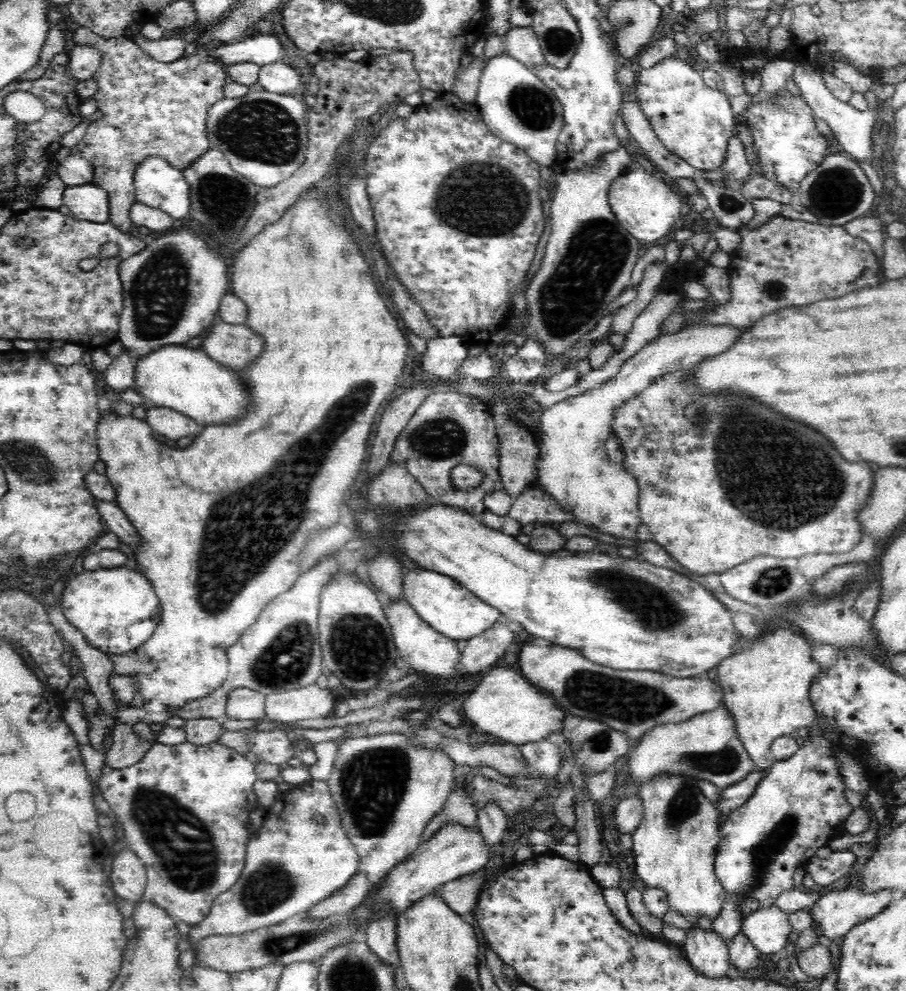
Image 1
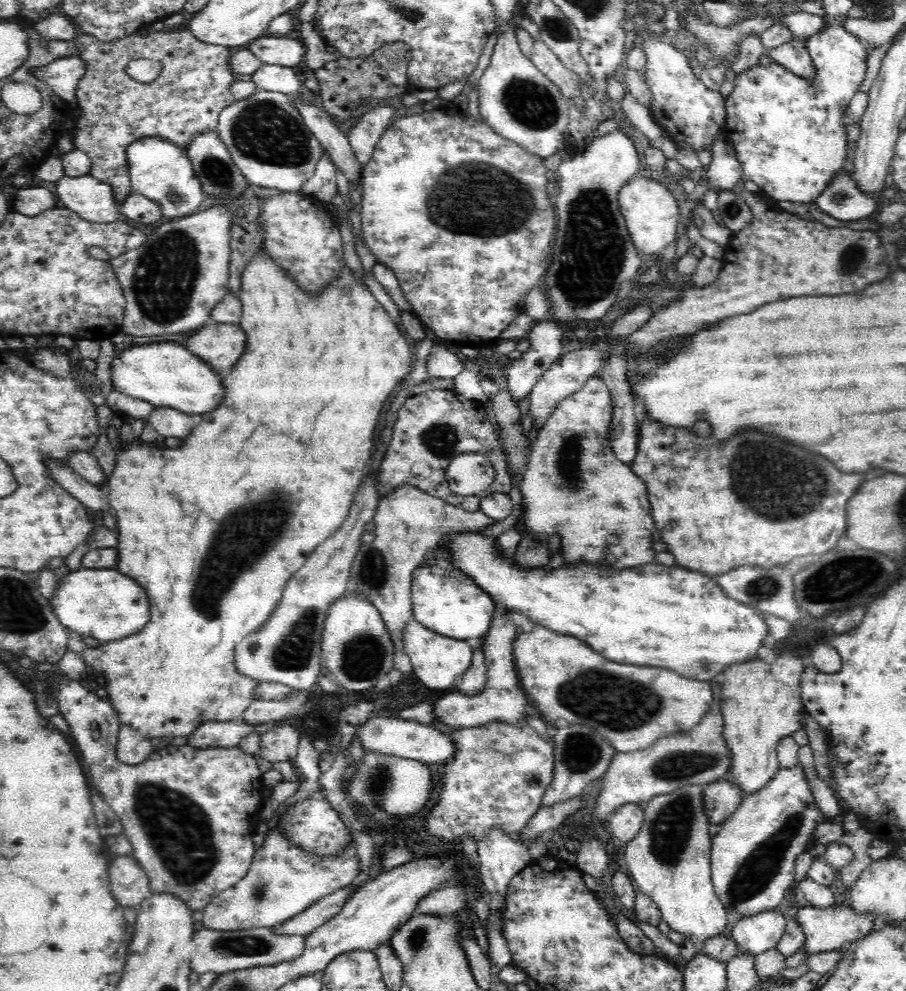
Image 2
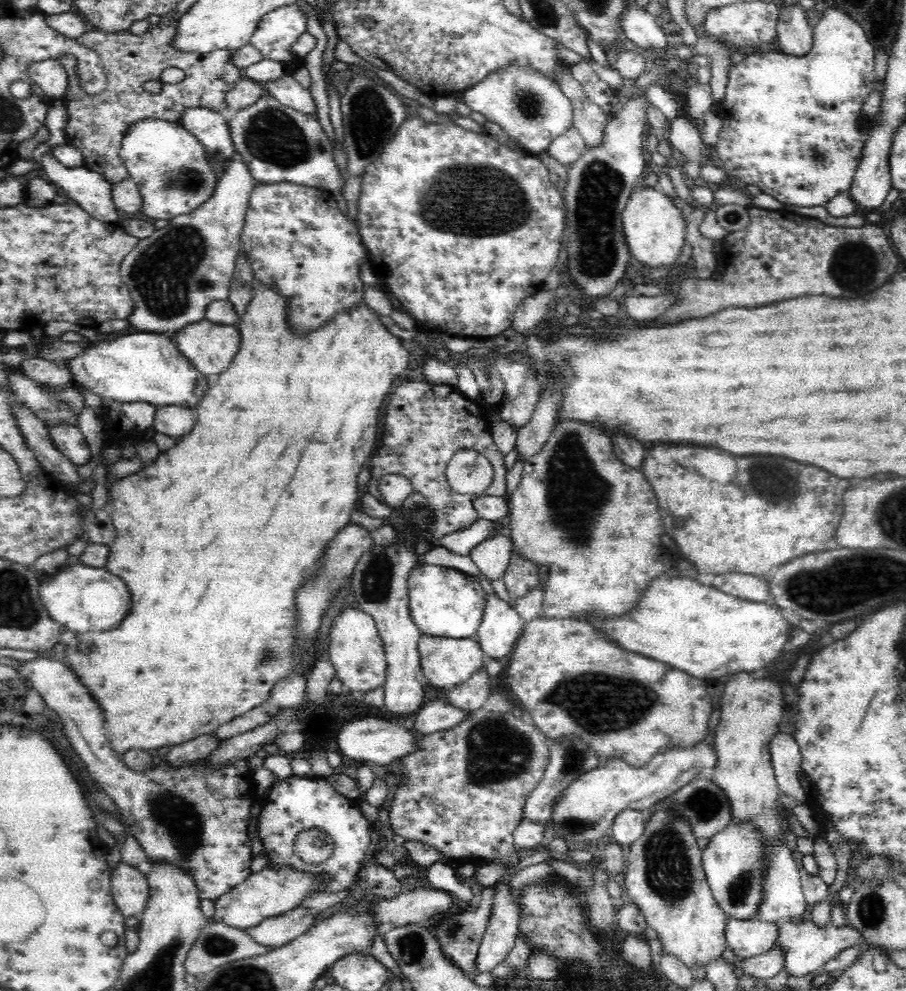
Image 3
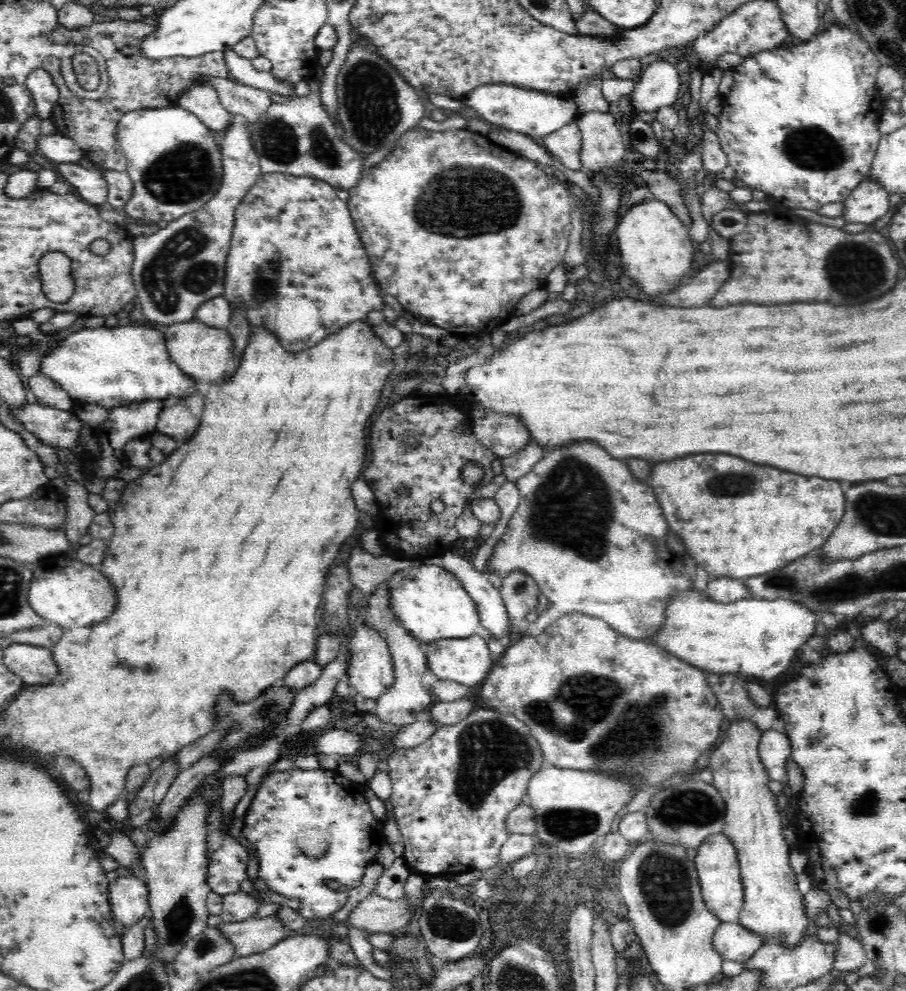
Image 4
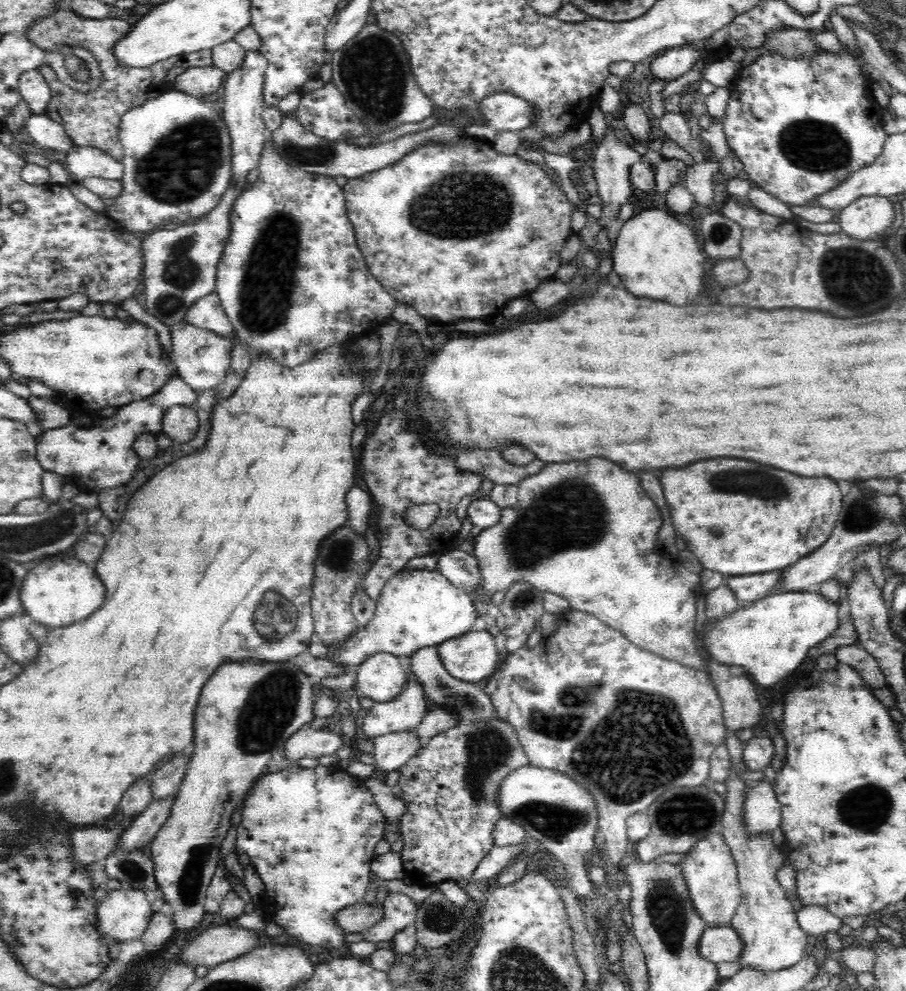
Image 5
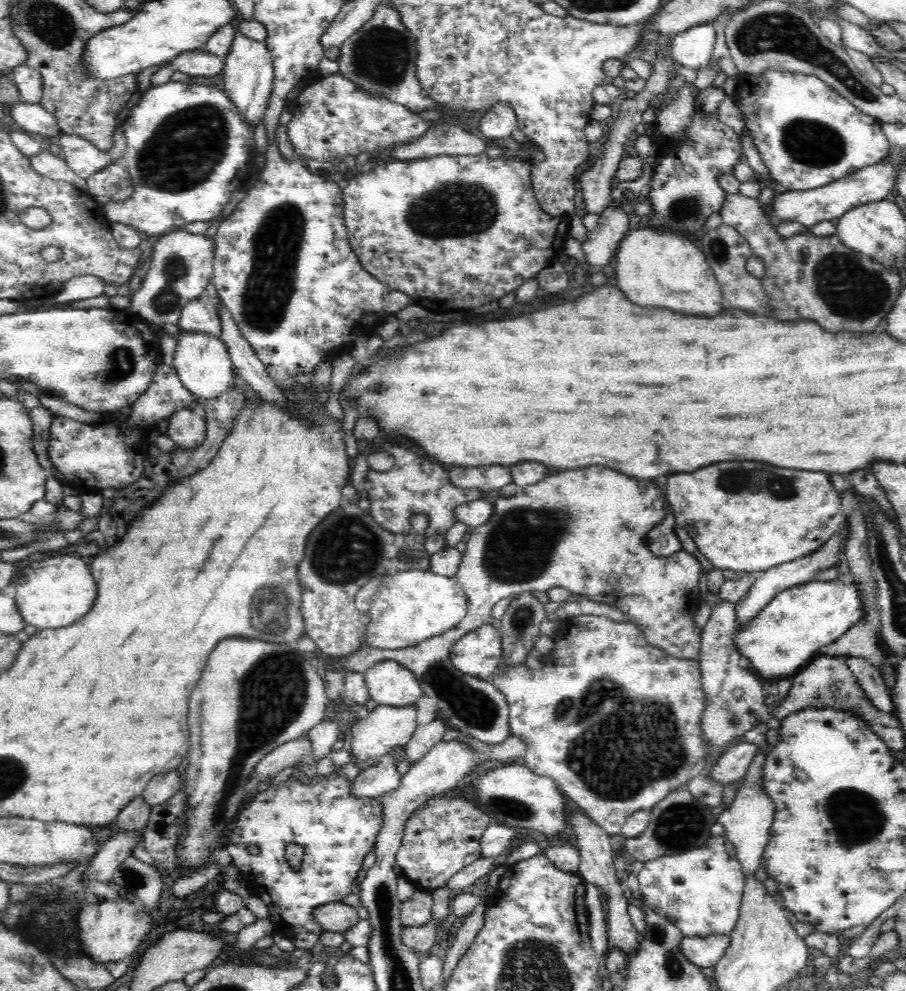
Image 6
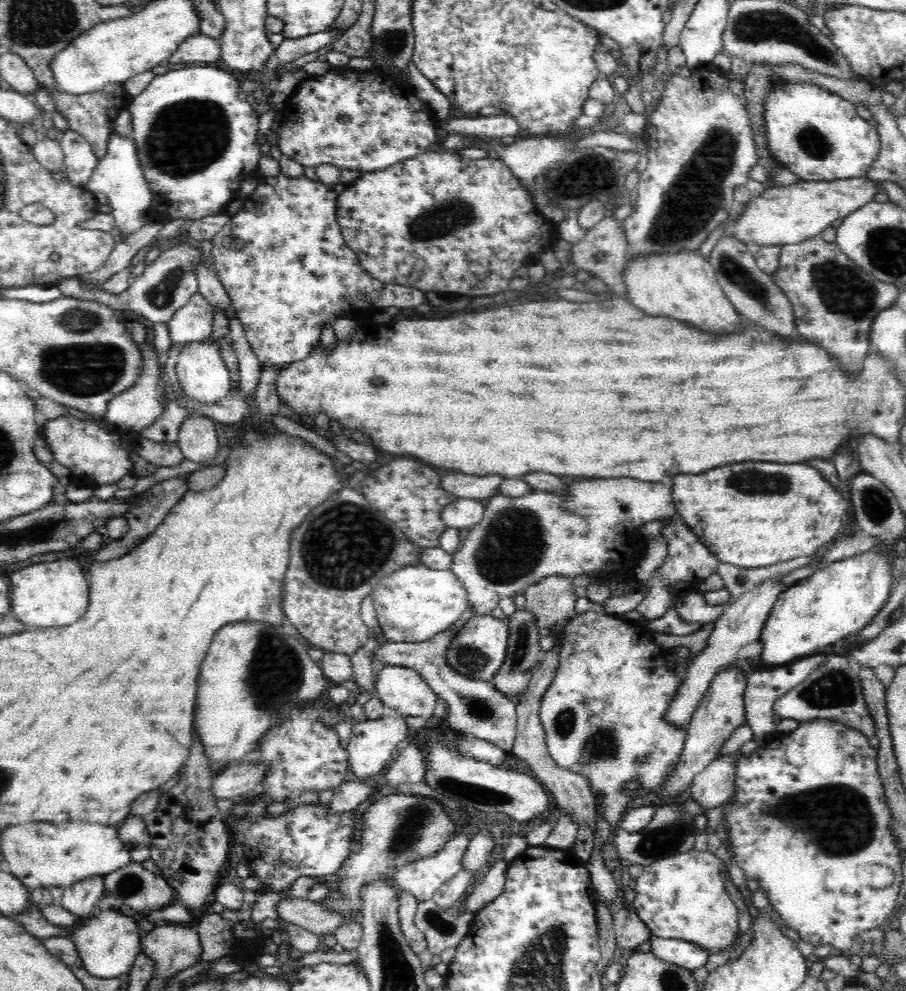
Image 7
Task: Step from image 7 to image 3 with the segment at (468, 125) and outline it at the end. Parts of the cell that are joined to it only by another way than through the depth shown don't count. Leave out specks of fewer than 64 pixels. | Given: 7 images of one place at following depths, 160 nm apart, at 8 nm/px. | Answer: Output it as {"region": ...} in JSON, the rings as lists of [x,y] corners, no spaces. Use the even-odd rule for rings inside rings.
{"region":[[[516,60],[510,66],[492,72],[478,84],[465,89],[457,100],[483,114],[488,121],[500,125],[524,150],[534,154],[547,151],[554,138],[573,127],[572,101],[554,78],[540,74],[523,60]]]}

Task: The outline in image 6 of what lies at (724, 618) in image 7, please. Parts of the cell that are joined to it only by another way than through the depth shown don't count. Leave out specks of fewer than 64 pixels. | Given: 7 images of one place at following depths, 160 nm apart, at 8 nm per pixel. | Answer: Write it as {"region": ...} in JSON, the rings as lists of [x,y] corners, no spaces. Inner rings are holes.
{"region":[[[844,526],[841,532],[836,532],[828,542],[825,542],[816,551],[804,556],[804,558],[785,562],[759,573],[756,582],[750,586],[750,590],[748,590],[748,592],[746,592],[737,603],[735,603],[735,611],[737,614],[736,622],[738,627],[746,627],[749,624],[748,622],[750,622],[750,620],[752,620],[762,608],[768,606],[770,600],[772,600],[772,598],[774,598],[779,592],[814,580],[815,574],[818,570],[838,566],[837,562],[839,561],[839,554],[842,553],[843,550],[840,540],[844,542],[848,533],[849,528]]]}

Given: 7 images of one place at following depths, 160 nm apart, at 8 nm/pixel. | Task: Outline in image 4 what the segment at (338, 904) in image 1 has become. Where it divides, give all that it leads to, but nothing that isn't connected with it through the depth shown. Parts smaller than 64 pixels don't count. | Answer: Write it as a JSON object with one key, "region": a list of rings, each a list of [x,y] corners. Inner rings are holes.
{"region":[[[250,917],[242,922],[224,923],[219,925],[222,936],[233,942],[235,951],[233,958],[268,950],[277,942],[291,936],[293,931],[286,930],[280,921],[273,917]]]}

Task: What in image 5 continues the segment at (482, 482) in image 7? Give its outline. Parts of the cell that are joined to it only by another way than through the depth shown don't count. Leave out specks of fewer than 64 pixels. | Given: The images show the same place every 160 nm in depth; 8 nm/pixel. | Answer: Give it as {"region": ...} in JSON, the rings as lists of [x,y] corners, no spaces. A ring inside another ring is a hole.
{"region":[[[474,448],[474,450],[456,450],[455,465],[460,472],[481,474],[485,480],[496,484],[518,485],[524,478],[540,472],[544,468],[542,460],[533,460],[528,466],[516,466],[495,450]]]}

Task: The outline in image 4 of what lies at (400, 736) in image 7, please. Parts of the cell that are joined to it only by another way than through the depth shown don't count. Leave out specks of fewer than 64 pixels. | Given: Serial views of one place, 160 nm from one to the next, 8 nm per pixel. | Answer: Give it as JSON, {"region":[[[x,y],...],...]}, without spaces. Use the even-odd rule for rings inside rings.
{"region":[[[384,582],[378,590],[368,593],[368,598],[366,598],[368,622],[370,626],[378,630],[388,643],[388,649],[390,649],[390,655],[392,655],[392,662],[394,663],[394,677],[396,677],[394,684],[380,698],[376,699],[373,713],[384,724],[396,724],[396,726],[404,727],[427,714],[426,708],[432,704],[432,698],[427,690],[429,671],[425,644],[412,637],[390,612],[390,599],[387,582]]]}

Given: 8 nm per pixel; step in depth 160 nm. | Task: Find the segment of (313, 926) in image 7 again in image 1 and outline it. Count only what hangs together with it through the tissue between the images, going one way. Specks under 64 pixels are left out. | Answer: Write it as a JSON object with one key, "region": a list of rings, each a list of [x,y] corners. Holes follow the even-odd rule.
{"region":[[[471,874],[462,876],[458,880],[442,885],[438,888],[438,893],[442,896],[442,901],[450,906],[457,914],[468,914],[475,911],[478,905],[478,896],[482,886],[482,878],[470,878]]]}

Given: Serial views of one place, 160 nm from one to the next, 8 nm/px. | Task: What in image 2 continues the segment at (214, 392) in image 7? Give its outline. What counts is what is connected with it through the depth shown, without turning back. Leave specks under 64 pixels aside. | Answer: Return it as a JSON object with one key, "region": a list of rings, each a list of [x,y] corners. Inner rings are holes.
{"region":[[[210,320],[204,326],[188,334],[190,338],[186,340],[185,348],[218,371],[230,370],[246,352],[246,333],[239,323],[222,324]]]}

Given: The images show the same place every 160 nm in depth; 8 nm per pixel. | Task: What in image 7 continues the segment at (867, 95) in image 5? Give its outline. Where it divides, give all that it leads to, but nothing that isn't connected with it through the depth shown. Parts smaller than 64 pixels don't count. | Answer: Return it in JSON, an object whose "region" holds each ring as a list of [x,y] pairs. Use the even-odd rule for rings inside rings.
{"region":[[[775,77],[773,80],[774,88],[768,92],[764,104],[764,125],[766,139],[776,162],[788,168],[802,181],[833,181],[865,176],[881,152],[877,128],[860,117],[849,100],[817,84],[788,82]]]}

